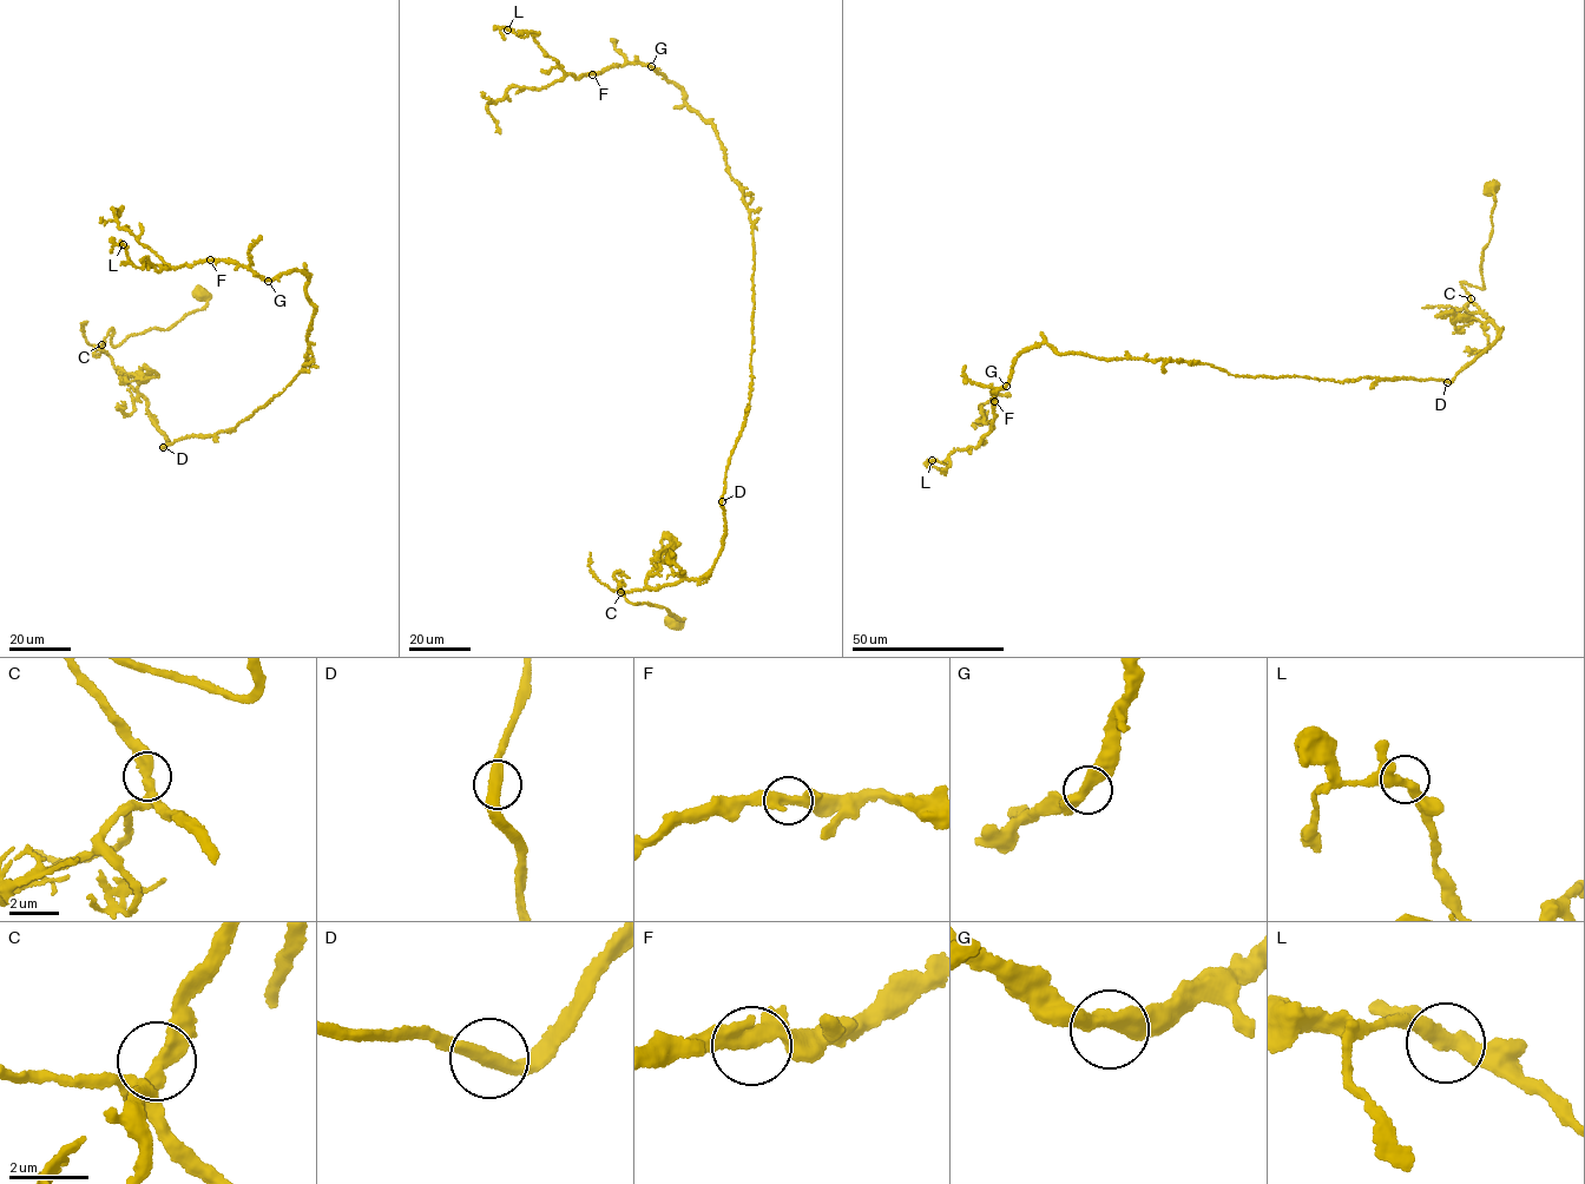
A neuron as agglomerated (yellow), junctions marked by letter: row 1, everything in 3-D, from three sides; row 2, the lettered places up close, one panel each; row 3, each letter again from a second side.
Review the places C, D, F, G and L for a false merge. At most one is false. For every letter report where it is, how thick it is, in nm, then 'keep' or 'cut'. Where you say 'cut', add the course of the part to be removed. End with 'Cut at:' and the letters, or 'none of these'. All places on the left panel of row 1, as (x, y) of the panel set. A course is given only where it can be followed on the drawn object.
C: at (102, 344); 400 nm thick; keep
D: at (163, 447); 360 nm thick; keep
F: at (210, 260); 380 nm thick; keep
G: at (268, 281); 400 nm thick; keep
L: at (123, 244); 400 nm thick; keep
Cut at: none of these

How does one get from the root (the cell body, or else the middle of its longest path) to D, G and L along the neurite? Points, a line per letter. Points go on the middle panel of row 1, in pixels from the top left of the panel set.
D: (675, 622), (684, 619), (663, 607), (633, 604), (618, 589), (627, 592), (703, 578), (727, 532), (722, 501)
G: (675, 622), (618, 589), (703, 578), (722, 548), (750, 396), (754, 251), (715, 127), (651, 66)
L: (675, 622), (618, 589), (703, 578), (723, 545), (751, 381), (744, 191), (653, 67), (578, 78), (507, 30)

